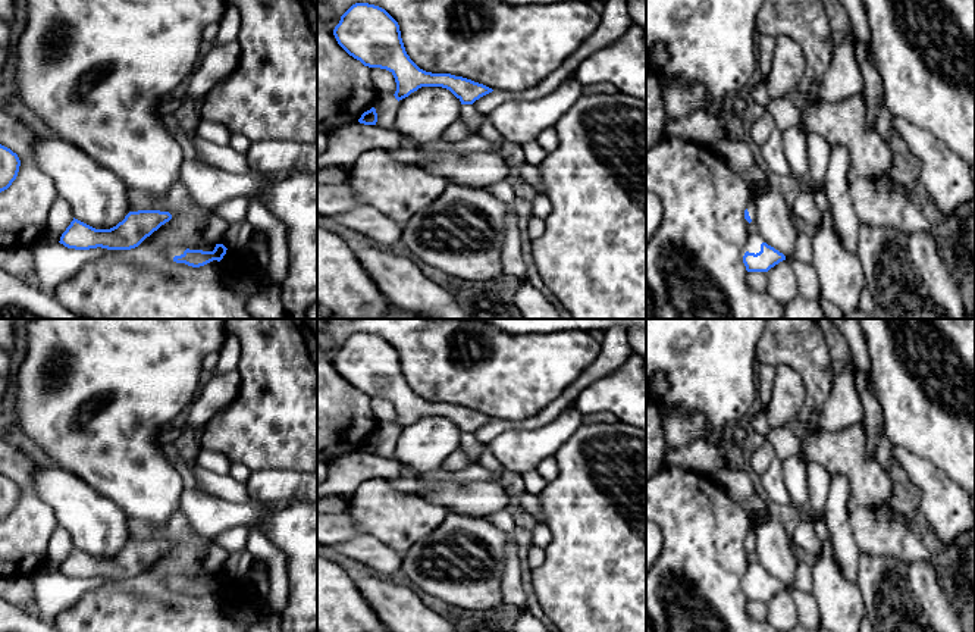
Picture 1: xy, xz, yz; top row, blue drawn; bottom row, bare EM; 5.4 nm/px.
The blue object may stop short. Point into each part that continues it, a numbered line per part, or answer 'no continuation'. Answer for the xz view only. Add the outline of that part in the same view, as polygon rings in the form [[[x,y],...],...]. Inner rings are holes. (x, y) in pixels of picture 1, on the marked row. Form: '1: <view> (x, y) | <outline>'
no continuation

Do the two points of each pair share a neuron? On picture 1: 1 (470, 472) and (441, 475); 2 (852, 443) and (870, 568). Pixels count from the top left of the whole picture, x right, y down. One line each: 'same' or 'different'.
1: same
2: different

